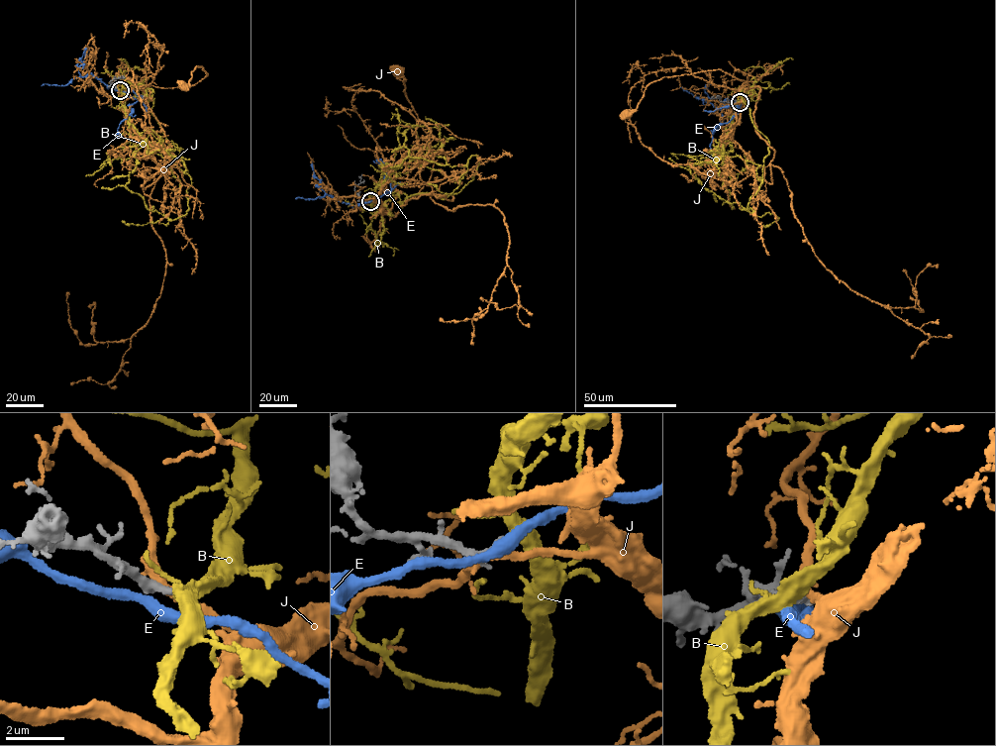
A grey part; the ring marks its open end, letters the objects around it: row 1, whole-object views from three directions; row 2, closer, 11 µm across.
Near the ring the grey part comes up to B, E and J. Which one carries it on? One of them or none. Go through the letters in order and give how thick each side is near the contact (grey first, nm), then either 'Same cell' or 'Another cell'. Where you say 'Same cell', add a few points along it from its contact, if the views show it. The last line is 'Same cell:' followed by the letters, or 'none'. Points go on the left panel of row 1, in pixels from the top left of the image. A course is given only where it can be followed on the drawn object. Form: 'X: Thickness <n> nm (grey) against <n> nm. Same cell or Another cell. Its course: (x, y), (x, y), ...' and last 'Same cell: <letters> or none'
B: Thickness 260 nm (grey) against 360 nm. Another cell
E: Thickness 260 nm (grey) against 320 nm. Another cell
J: Thickness 380 nm (grey) against 320 nm. Another cell
Same cell: none

